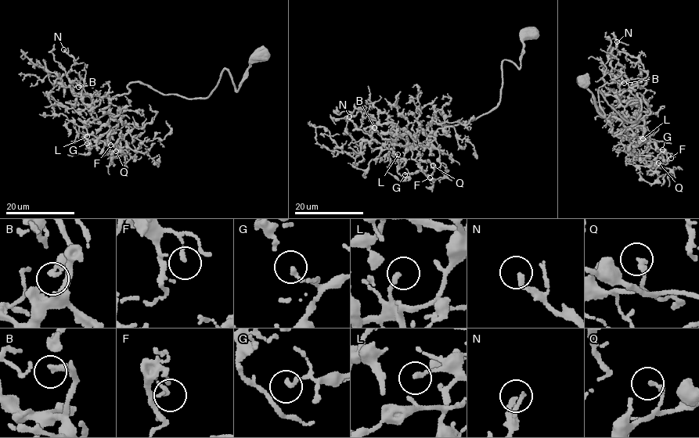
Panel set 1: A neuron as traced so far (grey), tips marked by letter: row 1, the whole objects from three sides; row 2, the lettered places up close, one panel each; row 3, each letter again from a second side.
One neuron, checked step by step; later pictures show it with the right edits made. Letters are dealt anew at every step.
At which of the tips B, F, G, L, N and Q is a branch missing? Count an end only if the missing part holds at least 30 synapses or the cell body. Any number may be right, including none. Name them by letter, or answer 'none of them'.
none of them

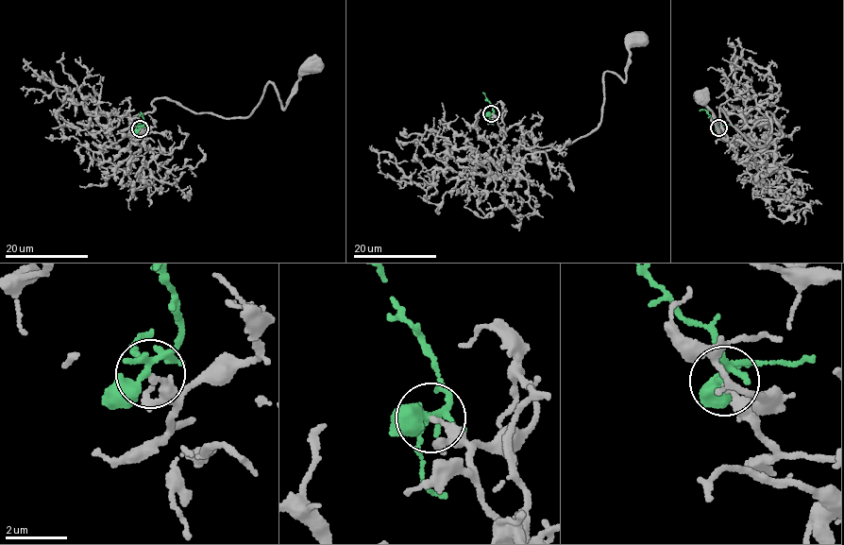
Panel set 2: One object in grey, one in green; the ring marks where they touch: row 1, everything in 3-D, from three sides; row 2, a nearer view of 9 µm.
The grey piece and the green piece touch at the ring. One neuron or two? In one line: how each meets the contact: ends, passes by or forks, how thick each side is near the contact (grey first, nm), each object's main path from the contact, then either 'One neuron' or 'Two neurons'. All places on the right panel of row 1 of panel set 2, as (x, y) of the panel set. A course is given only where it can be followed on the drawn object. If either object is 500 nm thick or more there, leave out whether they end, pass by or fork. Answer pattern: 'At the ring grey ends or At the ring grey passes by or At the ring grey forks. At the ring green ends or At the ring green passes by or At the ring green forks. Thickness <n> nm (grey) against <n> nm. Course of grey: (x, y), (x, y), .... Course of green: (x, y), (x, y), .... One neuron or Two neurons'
At the ring grey ends. At the ring green forks. Thickness 240 nm (grey) against 260 nm. Course of grey: (718, 127), (783, 127), (766, 112), (758, 147), (720, 109), (725, 139), (700, 98). Course of green: (718, 127), (717, 122), (704, 110), (700, 111). Two neurons

